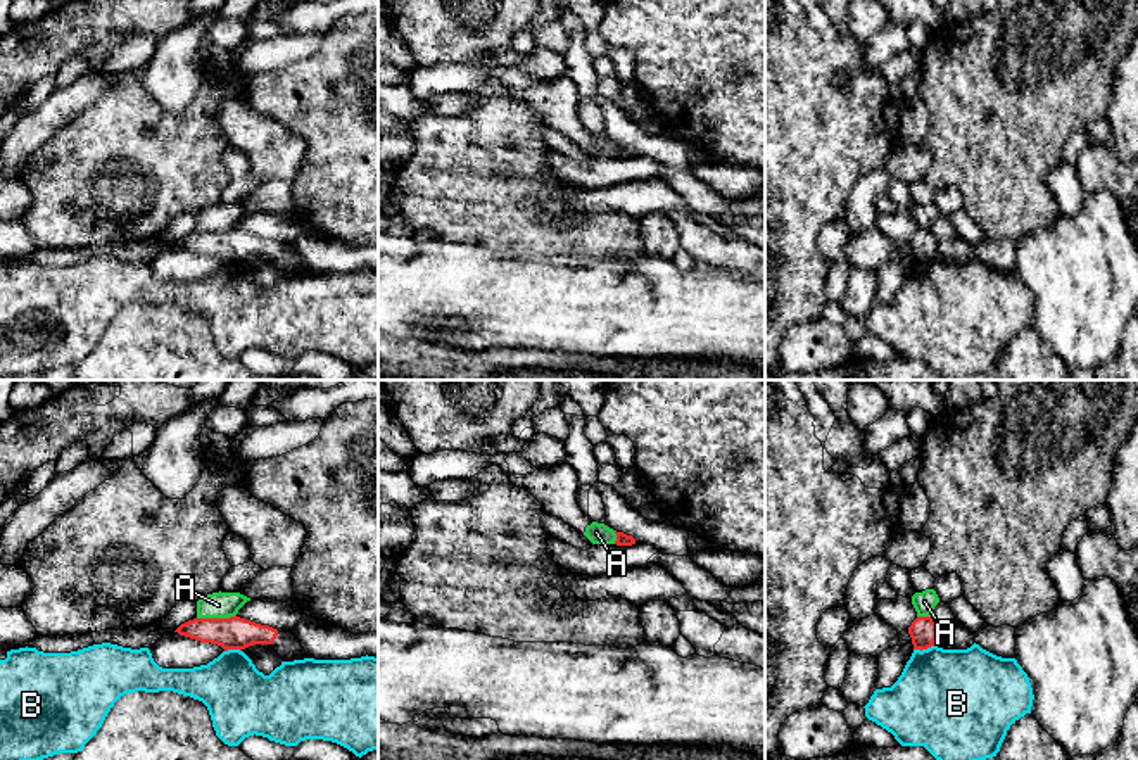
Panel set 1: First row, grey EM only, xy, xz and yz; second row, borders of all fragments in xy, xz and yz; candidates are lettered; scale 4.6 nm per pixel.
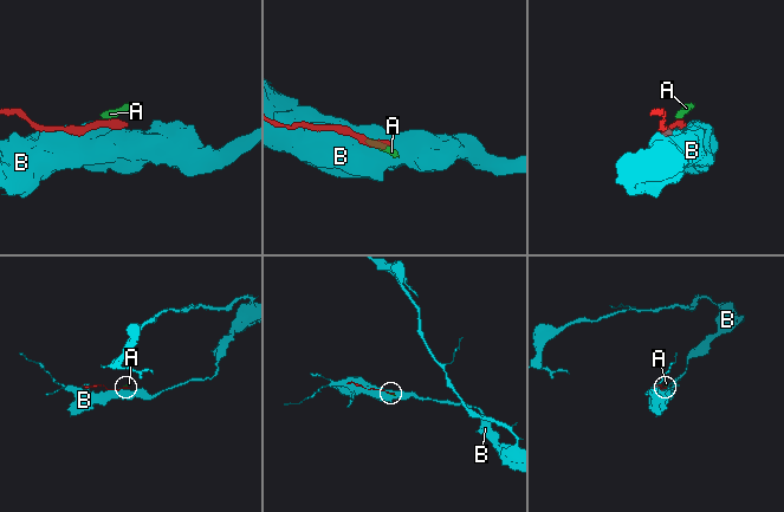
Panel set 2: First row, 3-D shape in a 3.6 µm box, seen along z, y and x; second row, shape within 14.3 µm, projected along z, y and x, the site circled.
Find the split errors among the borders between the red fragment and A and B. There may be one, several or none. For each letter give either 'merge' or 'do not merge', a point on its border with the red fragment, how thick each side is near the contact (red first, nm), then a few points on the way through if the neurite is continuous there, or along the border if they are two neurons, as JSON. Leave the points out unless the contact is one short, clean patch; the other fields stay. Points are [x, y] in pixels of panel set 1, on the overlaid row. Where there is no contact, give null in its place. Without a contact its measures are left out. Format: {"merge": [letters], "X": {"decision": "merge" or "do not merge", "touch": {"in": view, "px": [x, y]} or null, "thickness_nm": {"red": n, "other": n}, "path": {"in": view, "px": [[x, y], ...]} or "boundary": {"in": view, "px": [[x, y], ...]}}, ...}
{"merge": [], "A": {"decision": "do not merge", "touch": {"in": "xy", "px": [216, 619]}, "thickness_nm": {"red": 150, "other": 130}}, "B": {"decision": "do not merge", "touch": {"in": "yz", "px": [923, 648]}, "thickness_nm": {"red": 130, "other": 440}}}

